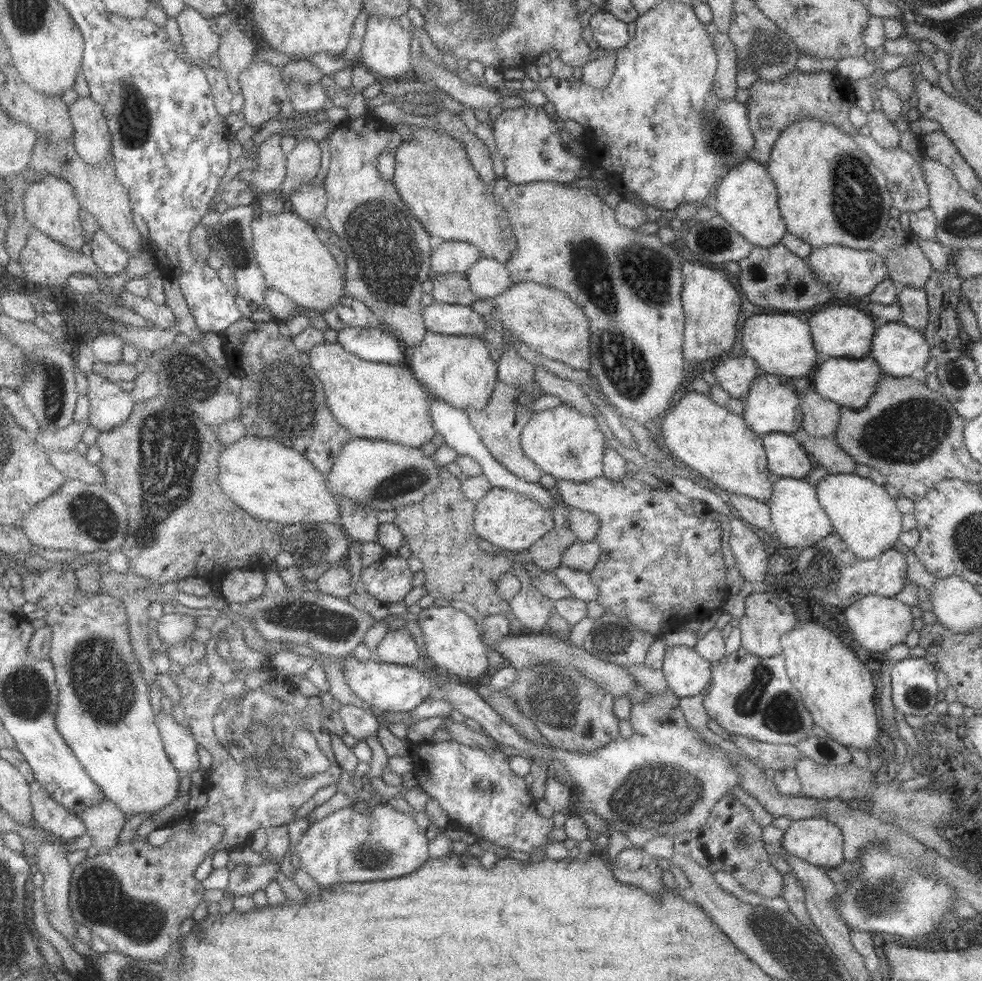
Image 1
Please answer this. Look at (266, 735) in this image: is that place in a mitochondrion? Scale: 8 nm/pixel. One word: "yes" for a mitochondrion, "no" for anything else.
yes

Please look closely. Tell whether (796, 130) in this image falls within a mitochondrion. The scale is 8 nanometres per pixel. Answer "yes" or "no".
no

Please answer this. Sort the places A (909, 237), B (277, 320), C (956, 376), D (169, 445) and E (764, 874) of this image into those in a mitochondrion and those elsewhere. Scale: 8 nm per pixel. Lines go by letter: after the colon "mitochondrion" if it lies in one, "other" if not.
A: other
B: other
C: mitochondrion
D: mitochondrion
E: mitochondrion

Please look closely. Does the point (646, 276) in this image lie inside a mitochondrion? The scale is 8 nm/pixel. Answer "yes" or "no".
yes

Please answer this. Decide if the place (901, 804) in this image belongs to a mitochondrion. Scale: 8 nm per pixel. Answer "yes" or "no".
no

